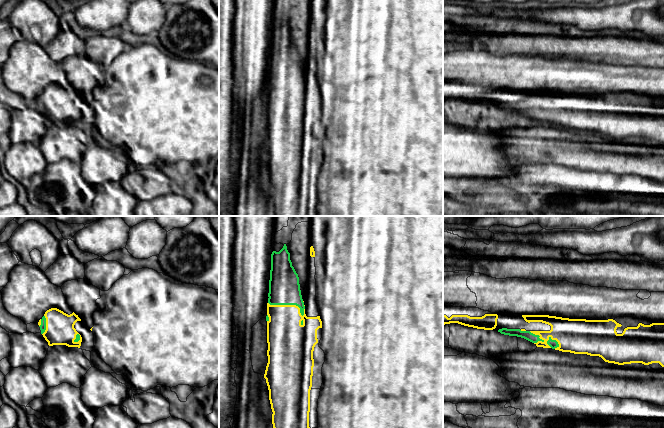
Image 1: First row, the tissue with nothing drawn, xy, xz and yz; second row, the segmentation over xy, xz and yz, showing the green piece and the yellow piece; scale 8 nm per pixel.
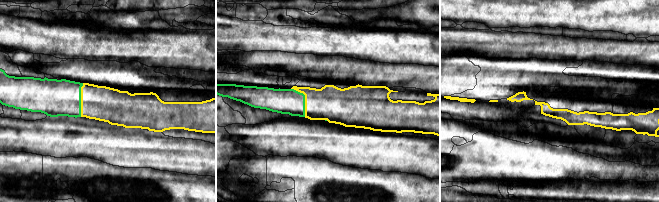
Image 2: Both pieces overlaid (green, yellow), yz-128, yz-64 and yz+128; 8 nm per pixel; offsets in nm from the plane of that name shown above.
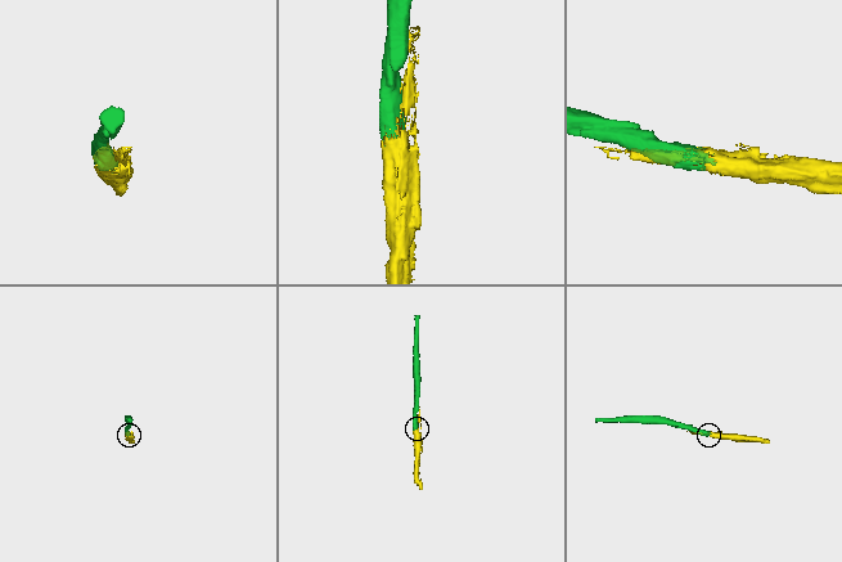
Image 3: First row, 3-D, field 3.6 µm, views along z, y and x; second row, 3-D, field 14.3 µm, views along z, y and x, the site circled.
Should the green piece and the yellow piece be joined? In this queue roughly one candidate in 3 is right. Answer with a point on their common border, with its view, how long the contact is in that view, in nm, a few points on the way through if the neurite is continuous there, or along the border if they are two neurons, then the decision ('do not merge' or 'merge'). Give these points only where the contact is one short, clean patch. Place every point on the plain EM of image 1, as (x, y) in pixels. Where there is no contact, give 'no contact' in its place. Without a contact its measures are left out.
meets green in xz at (288, 80); contact 320 nm long; merge

